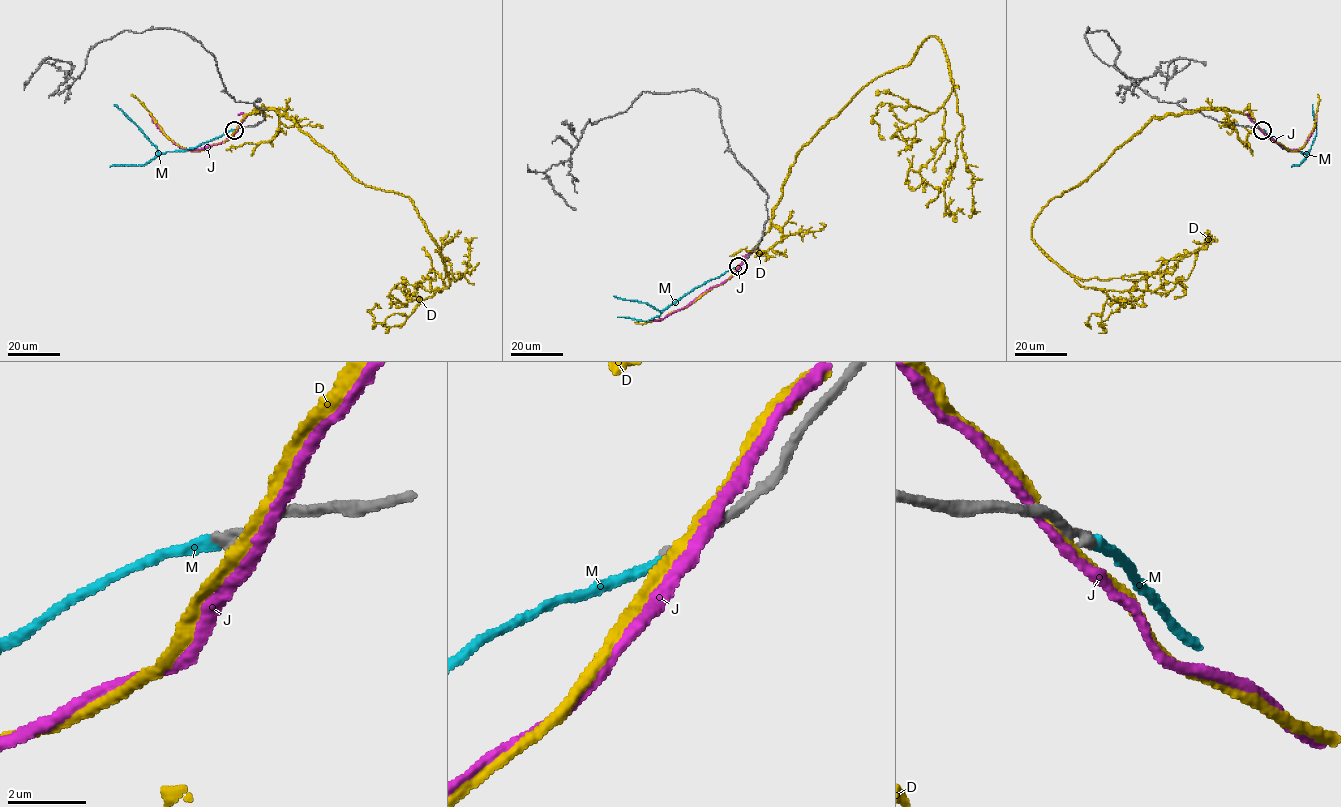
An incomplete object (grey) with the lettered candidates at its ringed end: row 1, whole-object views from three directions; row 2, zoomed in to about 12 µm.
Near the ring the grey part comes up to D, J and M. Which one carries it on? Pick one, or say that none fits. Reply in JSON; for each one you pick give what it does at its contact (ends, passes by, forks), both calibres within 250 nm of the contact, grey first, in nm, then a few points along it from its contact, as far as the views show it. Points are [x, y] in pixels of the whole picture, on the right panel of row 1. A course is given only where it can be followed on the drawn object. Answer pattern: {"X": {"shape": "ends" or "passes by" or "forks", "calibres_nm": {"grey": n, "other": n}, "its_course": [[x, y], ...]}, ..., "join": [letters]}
{"M": {"shape": "ends", "calibres_nm": {"grey": 280, "other": 240}, "its_course": [[1262, 129], [1281, 147], [1307, 154], [1316, 133], [1312, 105]]}, "join": ["M"]}

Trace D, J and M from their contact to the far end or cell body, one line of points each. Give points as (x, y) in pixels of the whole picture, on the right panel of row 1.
D: (1260, 129), (1225, 108), (1153, 117), (1032, 227), (1052, 260), (1101, 290), (1187, 279), (1203, 247)
J: (1259, 128), (1283, 146), (1300, 149), (1313, 130), (1316, 114)
M: (1262, 129), (1281, 147), (1307, 154), (1316, 133), (1312, 105)

